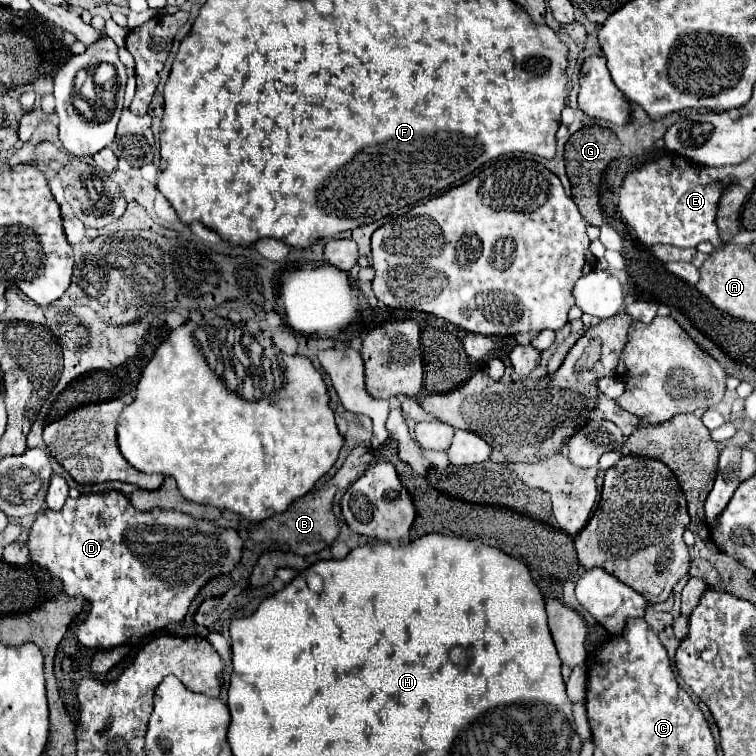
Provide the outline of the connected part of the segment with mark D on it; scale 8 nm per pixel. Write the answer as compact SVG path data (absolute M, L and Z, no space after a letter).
M102 492L102 494L82 494L76 500L68 498L64 508L58 512L42 512L38 514L36 522L32 524L30 530L30 538L28 538L28 550L30 550L30 558L34 562L38 562L42 568L48 568L54 576L58 576L64 584L64 592L68 596L84 596L90 602L90 612L86 616L86 620L80 624L76 636L78 642L86 648L116 648L118 644L128 644L134 646L138 644L144 636L148 636L150 632L156 632L158 628L164 628L170 622L178 622L186 616L188 606L192 602L192 598L198 594L198 590L214 576L220 574L230 574L230 570L234 568L234 564L240 560L240 552L242 552L242 538L238 536L236 530L232 528L220 528L210 520L196 520L184 512L176 512L176 510L150 510L150 512L140 512L136 508L132 508L130 500L122 494L122 492Z

